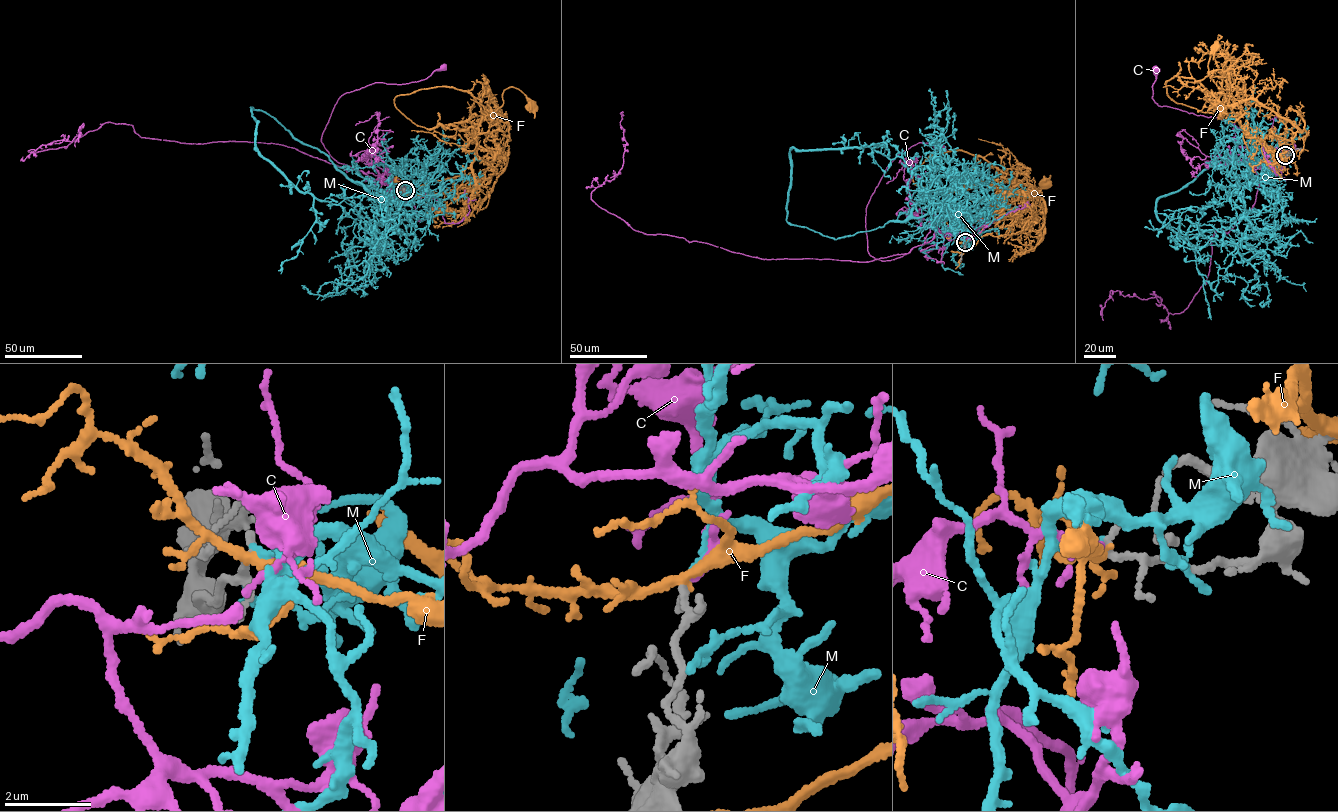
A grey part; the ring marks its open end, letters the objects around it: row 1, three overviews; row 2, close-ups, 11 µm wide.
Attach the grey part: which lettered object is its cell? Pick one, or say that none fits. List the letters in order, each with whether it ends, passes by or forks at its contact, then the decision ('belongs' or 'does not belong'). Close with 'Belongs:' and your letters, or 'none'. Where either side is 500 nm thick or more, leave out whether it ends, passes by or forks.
C: it passes by; belongs
F: it passes by; does not belong
M: it ends; does not belong
Belongs: C

